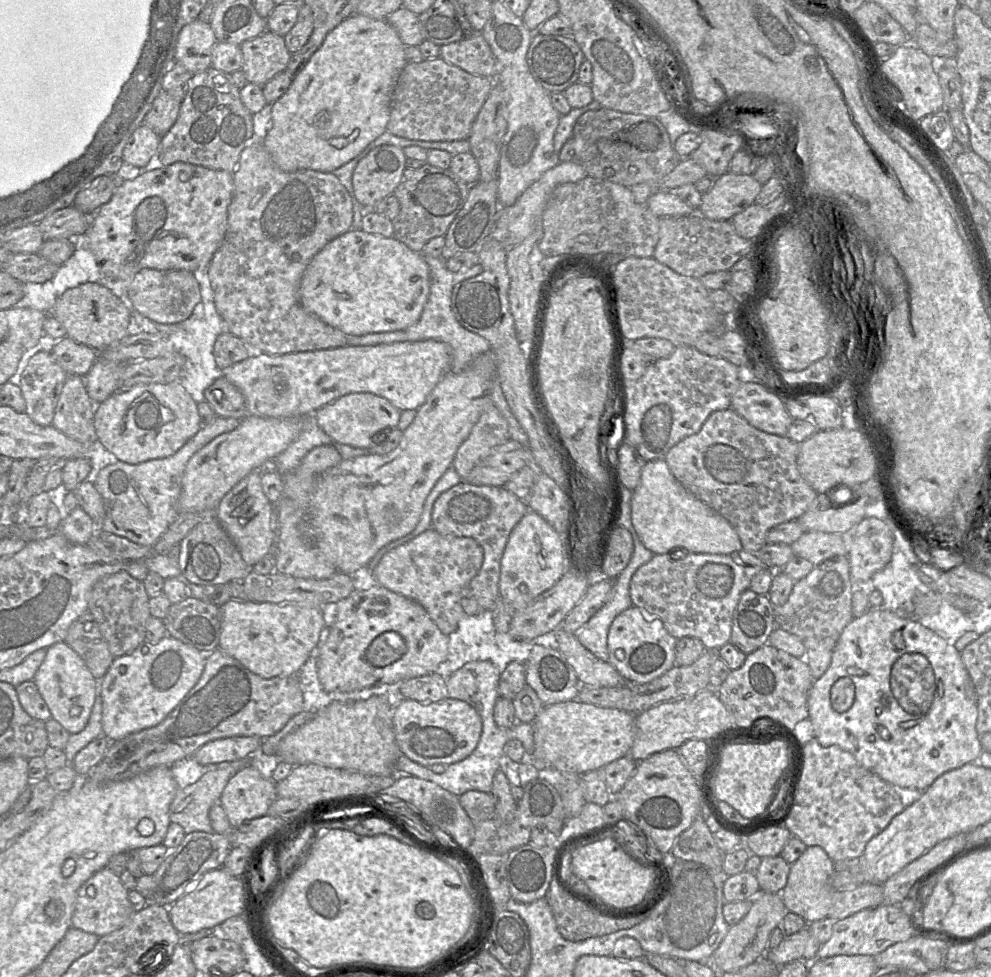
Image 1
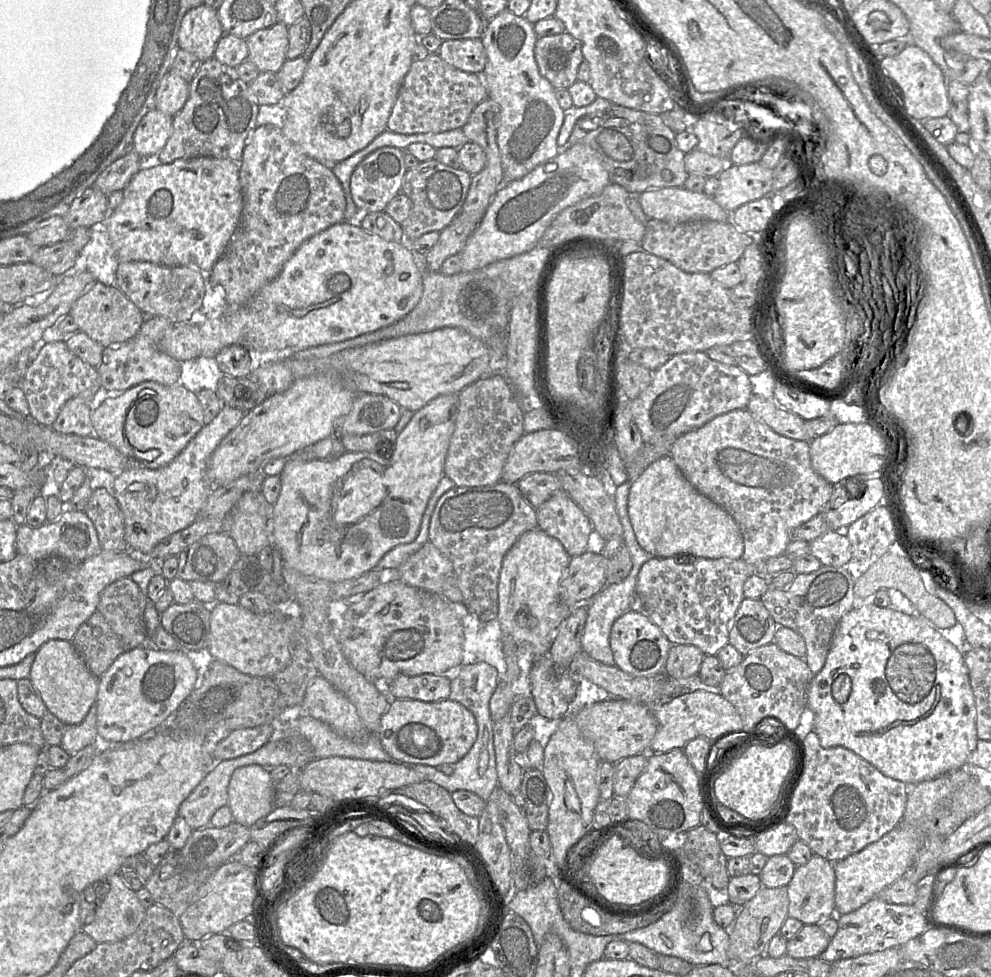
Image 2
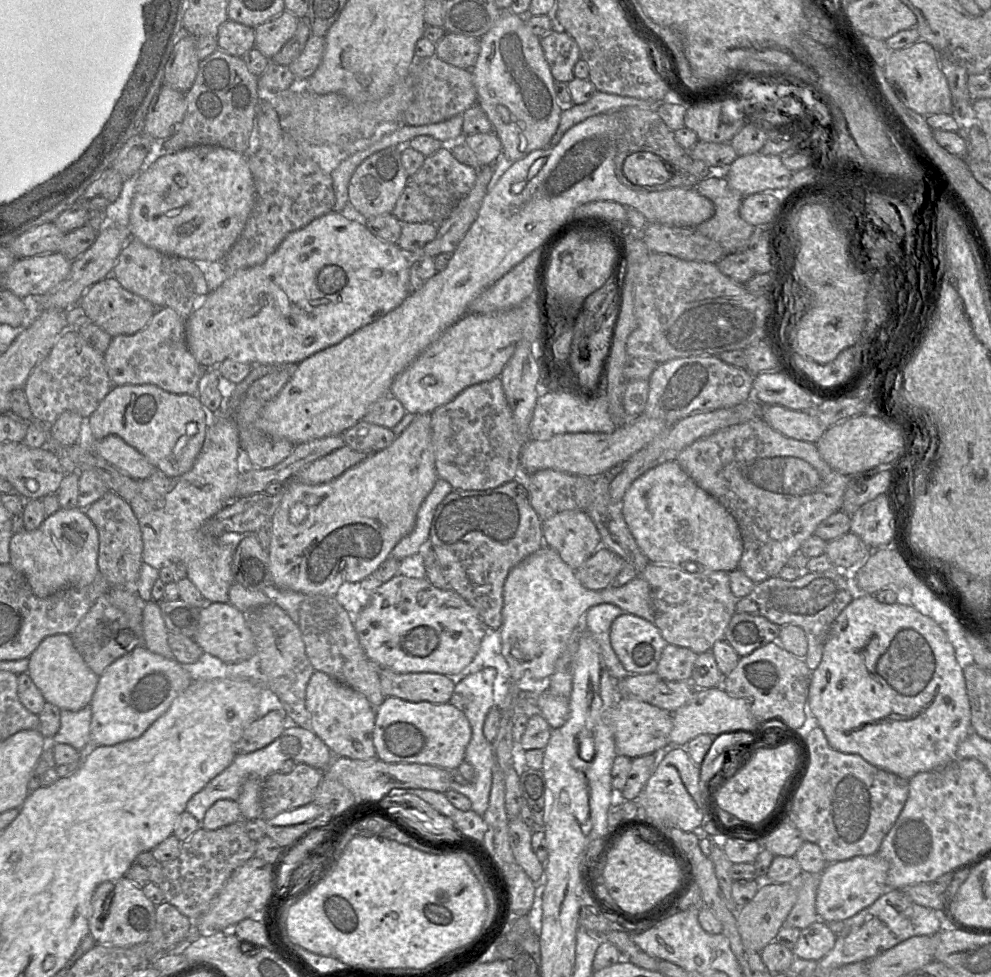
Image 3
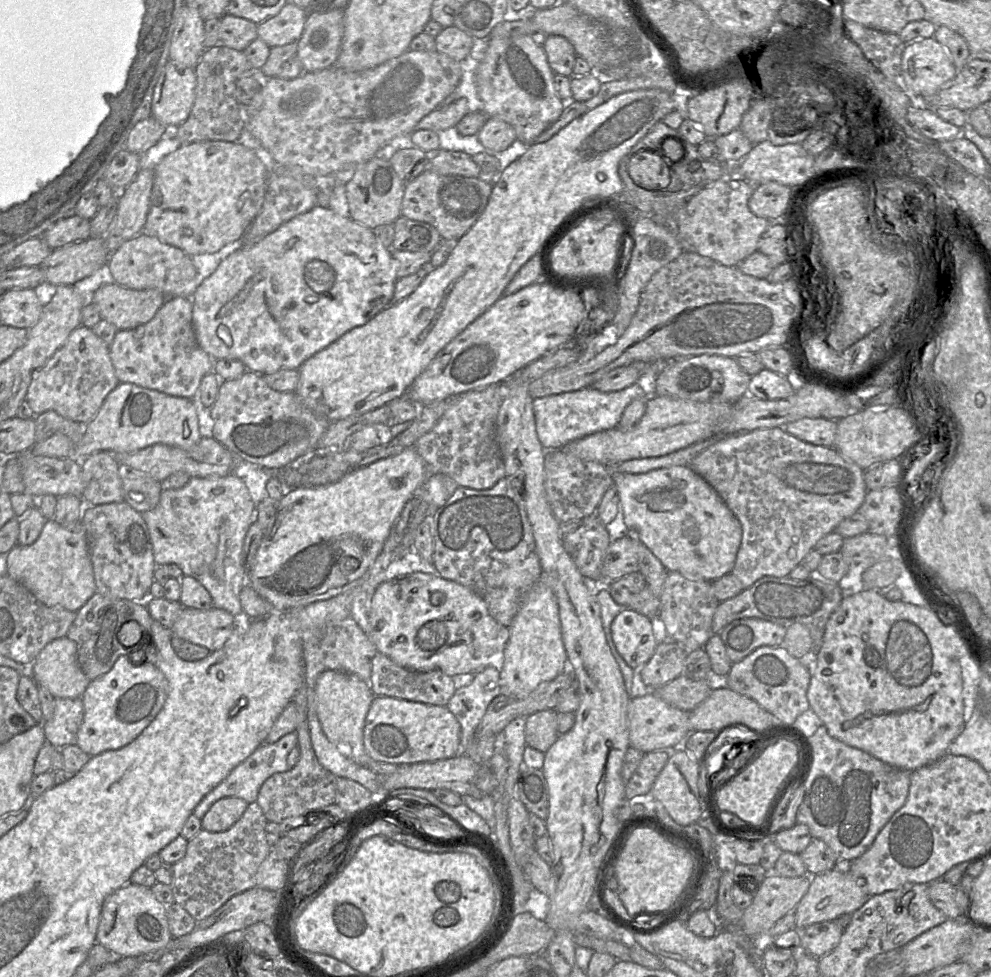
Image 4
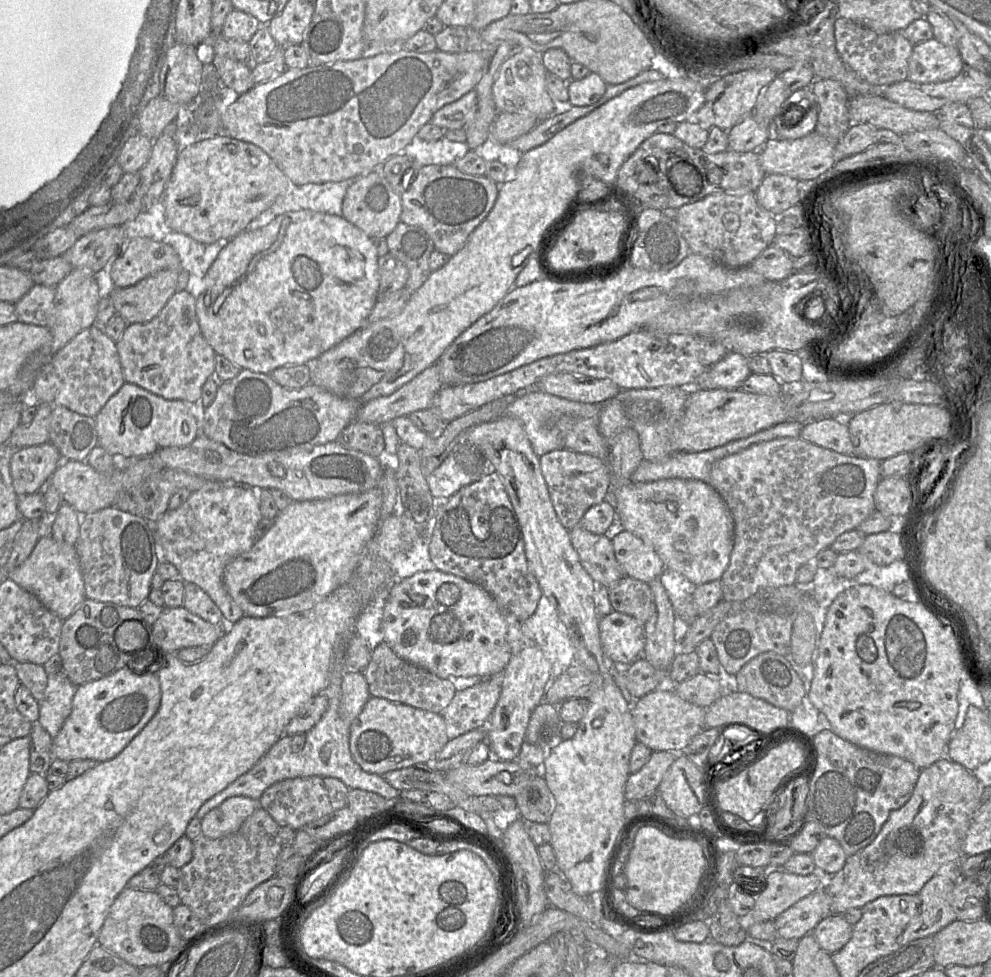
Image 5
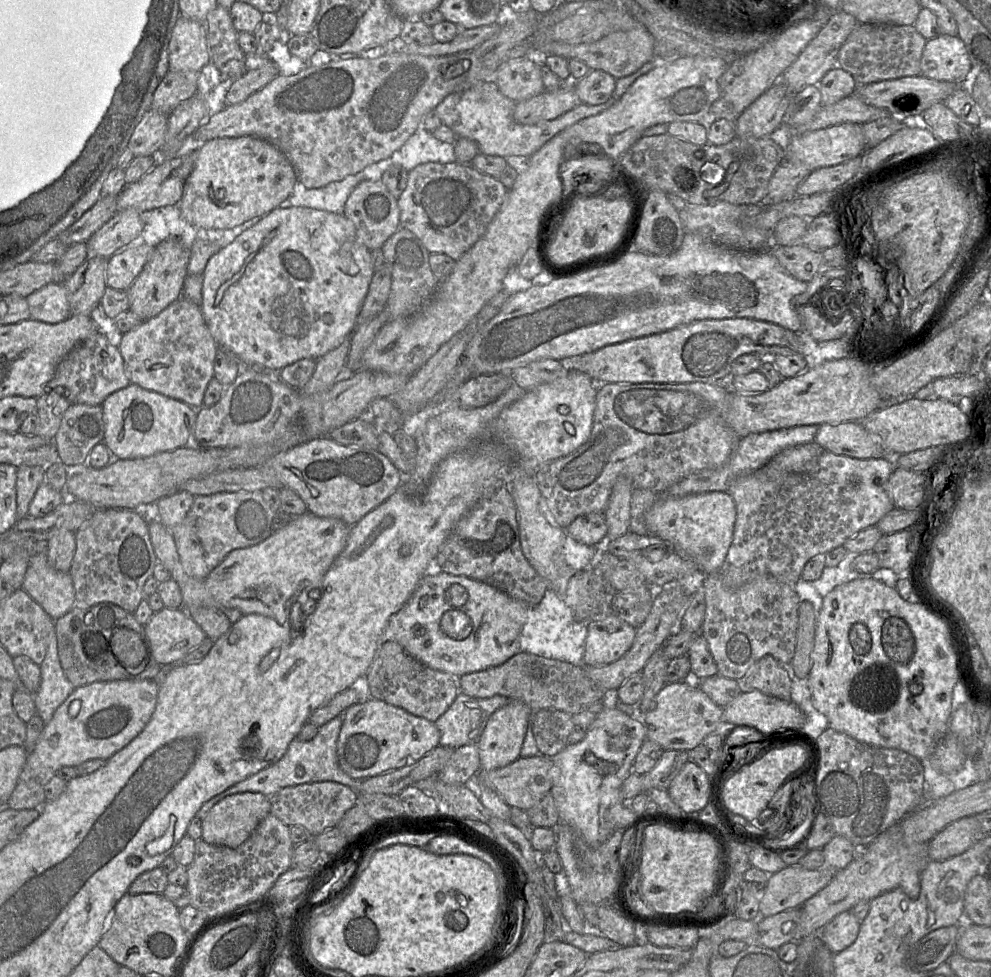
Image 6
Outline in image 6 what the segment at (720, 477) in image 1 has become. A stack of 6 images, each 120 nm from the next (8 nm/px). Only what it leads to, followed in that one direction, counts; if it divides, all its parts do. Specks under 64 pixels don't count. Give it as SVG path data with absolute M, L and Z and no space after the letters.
M812 442L809 444L786 448L772 457L761 468L755 470L754 472L739 476L732 482L726 491L733 499L736 507L736 520L733 539L723 565L714 573L721 577L723 585L729 589L740 588L747 582L761 575L772 575L778 580L794 587L797 581L802 579L801 573L803 567L809 559L819 554L825 554L839 546L842 546L849 538L856 535L859 531L870 526L875 526L882 517L895 508L888 495L888 479L896 467L894 457L896 456L857 459L831 453L823 449L815 442Z

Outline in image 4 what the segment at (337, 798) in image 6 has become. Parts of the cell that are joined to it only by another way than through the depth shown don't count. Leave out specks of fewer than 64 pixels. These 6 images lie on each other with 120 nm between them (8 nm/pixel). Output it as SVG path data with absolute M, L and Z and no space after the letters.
M306 710L306 719L304 719L297 727L296 729L296 733L297 733L297 736L298 736L298 747L299 747L299 750L300 750L300 758L299 758L299 761L297 762L297 764L289 769L288 771L286 772L281 772L281 773L275 773L273 774L271 777L269 777L264 783L263 785L261 786L260 790L259 790L259 793L258 793L258 797L257 797L257 800L256 802L259 804L259 806L261 807L262 811L263 811L263 814L264 816L267 818L268 821L271 821L271 822L277 822L277 823L280 823L282 822L283 820L285 819L291 819L291 818L295 818L295 817L300 817L300 816L303 816L303 815L306 815L308 814L309 812L312 812L312 811L315 811L315 810L318 810L320 808L323 808L325 806L328 806L328 805L331 805L333 803L335 803L335 797L336 797L336 790L337 790L337 776L335 776L334 774L332 774L330 771L328 771L327 769L325 769L318 761L315 753L314 753L314 750L312 748L312 745L311 745L311 740L310 740L310 732L309 732L309 728L308 728L308 721L307 721L307 710Z

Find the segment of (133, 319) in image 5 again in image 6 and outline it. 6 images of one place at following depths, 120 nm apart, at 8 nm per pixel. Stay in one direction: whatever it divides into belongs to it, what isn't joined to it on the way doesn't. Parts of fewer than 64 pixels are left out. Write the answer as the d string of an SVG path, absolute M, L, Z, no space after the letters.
M173 239L164 240L154 247L153 252L130 287L125 290L129 300L129 310L143 321L149 320L182 296L184 281L191 250Z

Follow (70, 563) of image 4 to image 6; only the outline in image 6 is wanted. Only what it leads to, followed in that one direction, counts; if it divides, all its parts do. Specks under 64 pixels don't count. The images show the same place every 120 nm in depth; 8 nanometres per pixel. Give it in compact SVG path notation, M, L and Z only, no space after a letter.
M47 552L29 559L22 584L24 589L55 621L76 604L75 590L70 572L53 569L47 561Z

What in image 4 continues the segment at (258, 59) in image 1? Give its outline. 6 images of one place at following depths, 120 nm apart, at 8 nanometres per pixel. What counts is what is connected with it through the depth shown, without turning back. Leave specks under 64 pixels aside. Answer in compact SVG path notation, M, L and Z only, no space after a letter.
M286 3L278 14L258 24L257 35L270 48L297 42L301 37L308 12Z

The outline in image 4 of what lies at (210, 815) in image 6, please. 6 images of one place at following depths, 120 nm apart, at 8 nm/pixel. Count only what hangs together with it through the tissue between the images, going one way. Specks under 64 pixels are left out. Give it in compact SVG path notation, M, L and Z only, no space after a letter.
M225 797L217 800L201 819L202 829L209 832L222 832L234 825L243 815L248 803L238 797Z

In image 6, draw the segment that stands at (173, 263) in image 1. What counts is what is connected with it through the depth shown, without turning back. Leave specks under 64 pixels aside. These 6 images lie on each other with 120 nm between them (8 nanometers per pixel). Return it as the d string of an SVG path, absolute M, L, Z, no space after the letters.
M254 136L215 138L205 142L195 152L192 173L185 182L179 203L186 221L201 229L232 229L262 214L280 207L298 184L293 166L286 156L273 144Z

